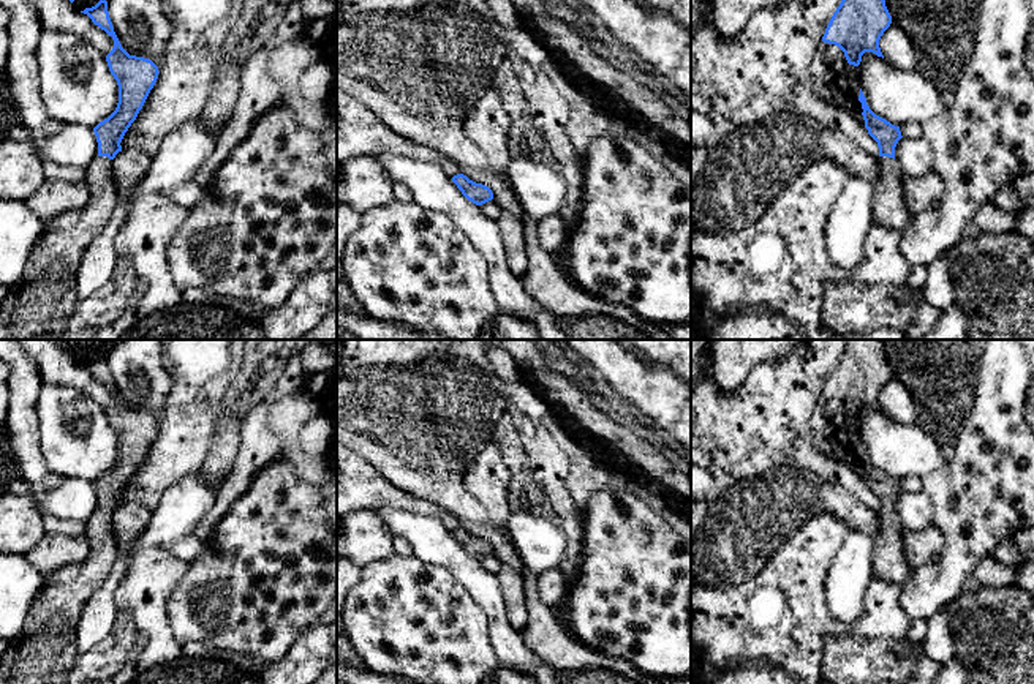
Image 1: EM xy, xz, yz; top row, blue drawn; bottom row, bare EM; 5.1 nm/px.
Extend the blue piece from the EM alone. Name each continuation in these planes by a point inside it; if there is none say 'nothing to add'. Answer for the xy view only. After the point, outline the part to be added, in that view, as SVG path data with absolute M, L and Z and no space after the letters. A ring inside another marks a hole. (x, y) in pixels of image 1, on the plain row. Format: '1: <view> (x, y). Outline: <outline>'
1: xy (43, 651). Outline: M96 510L85 524L85 536L90 545L87 558L79 564L58 567L44 578L21 630L0 659L0 684L65 684L79 656L76 627L81 611L89 597L106 581L119 559L119 537L112 529L112 513Z

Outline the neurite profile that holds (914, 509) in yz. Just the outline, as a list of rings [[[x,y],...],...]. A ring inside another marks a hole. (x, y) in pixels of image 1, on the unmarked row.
[[[901,491],[895,501],[895,513],[911,531],[933,528],[933,502],[925,493]]]

